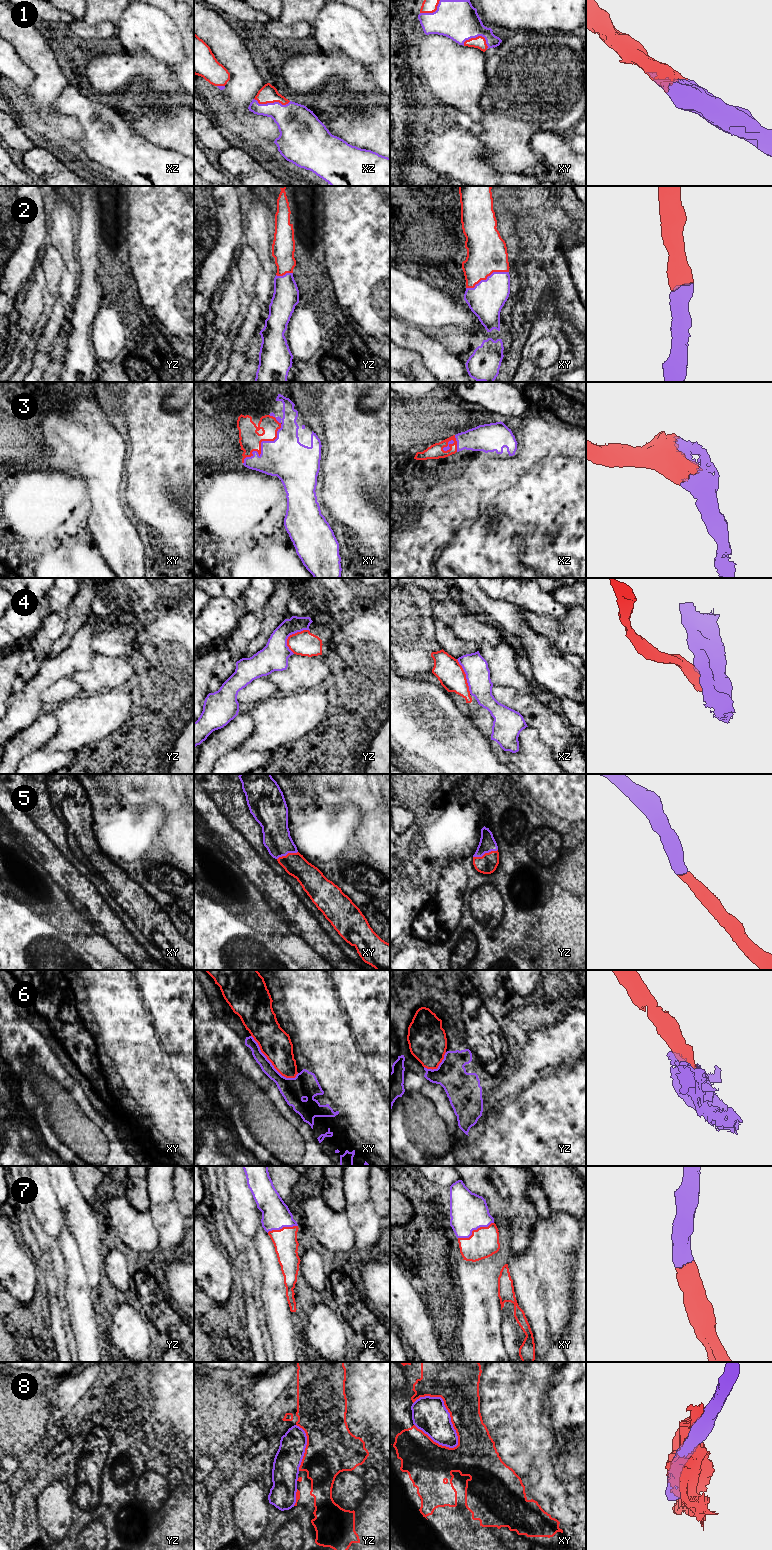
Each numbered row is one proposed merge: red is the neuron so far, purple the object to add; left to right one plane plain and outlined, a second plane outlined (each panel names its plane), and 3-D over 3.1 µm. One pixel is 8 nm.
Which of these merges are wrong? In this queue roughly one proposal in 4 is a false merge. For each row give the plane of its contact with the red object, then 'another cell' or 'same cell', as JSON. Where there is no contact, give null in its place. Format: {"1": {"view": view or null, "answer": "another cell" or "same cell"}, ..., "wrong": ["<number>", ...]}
{"1": {"view": "xz", "answer": "same cell"}, "2": {"view": "xy", "answer": "same cell"}, "3": {"view": "xy", "answer": "same cell"}, "4": {"view": "yz", "answer": "another cell"}, "5": {"view": "yz", "answer": "same cell"}, "6": {"view": "xy", "answer": "same cell"}, "7": {"view": "xy", "answer": "same cell"}, "8": {"view": "xy", "answer": "another cell"}, "wrong": ["4", "8"]}

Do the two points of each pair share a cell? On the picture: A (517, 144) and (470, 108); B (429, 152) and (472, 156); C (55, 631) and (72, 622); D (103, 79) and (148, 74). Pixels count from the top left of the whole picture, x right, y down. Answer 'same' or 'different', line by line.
A: different
B: same
C: different
D: same

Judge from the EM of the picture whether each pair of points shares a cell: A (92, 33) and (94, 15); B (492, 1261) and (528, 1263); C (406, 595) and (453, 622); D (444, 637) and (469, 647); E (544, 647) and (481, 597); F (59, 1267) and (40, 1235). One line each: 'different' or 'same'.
A: different
B: different
C: different
D: same
E: same
F: same

